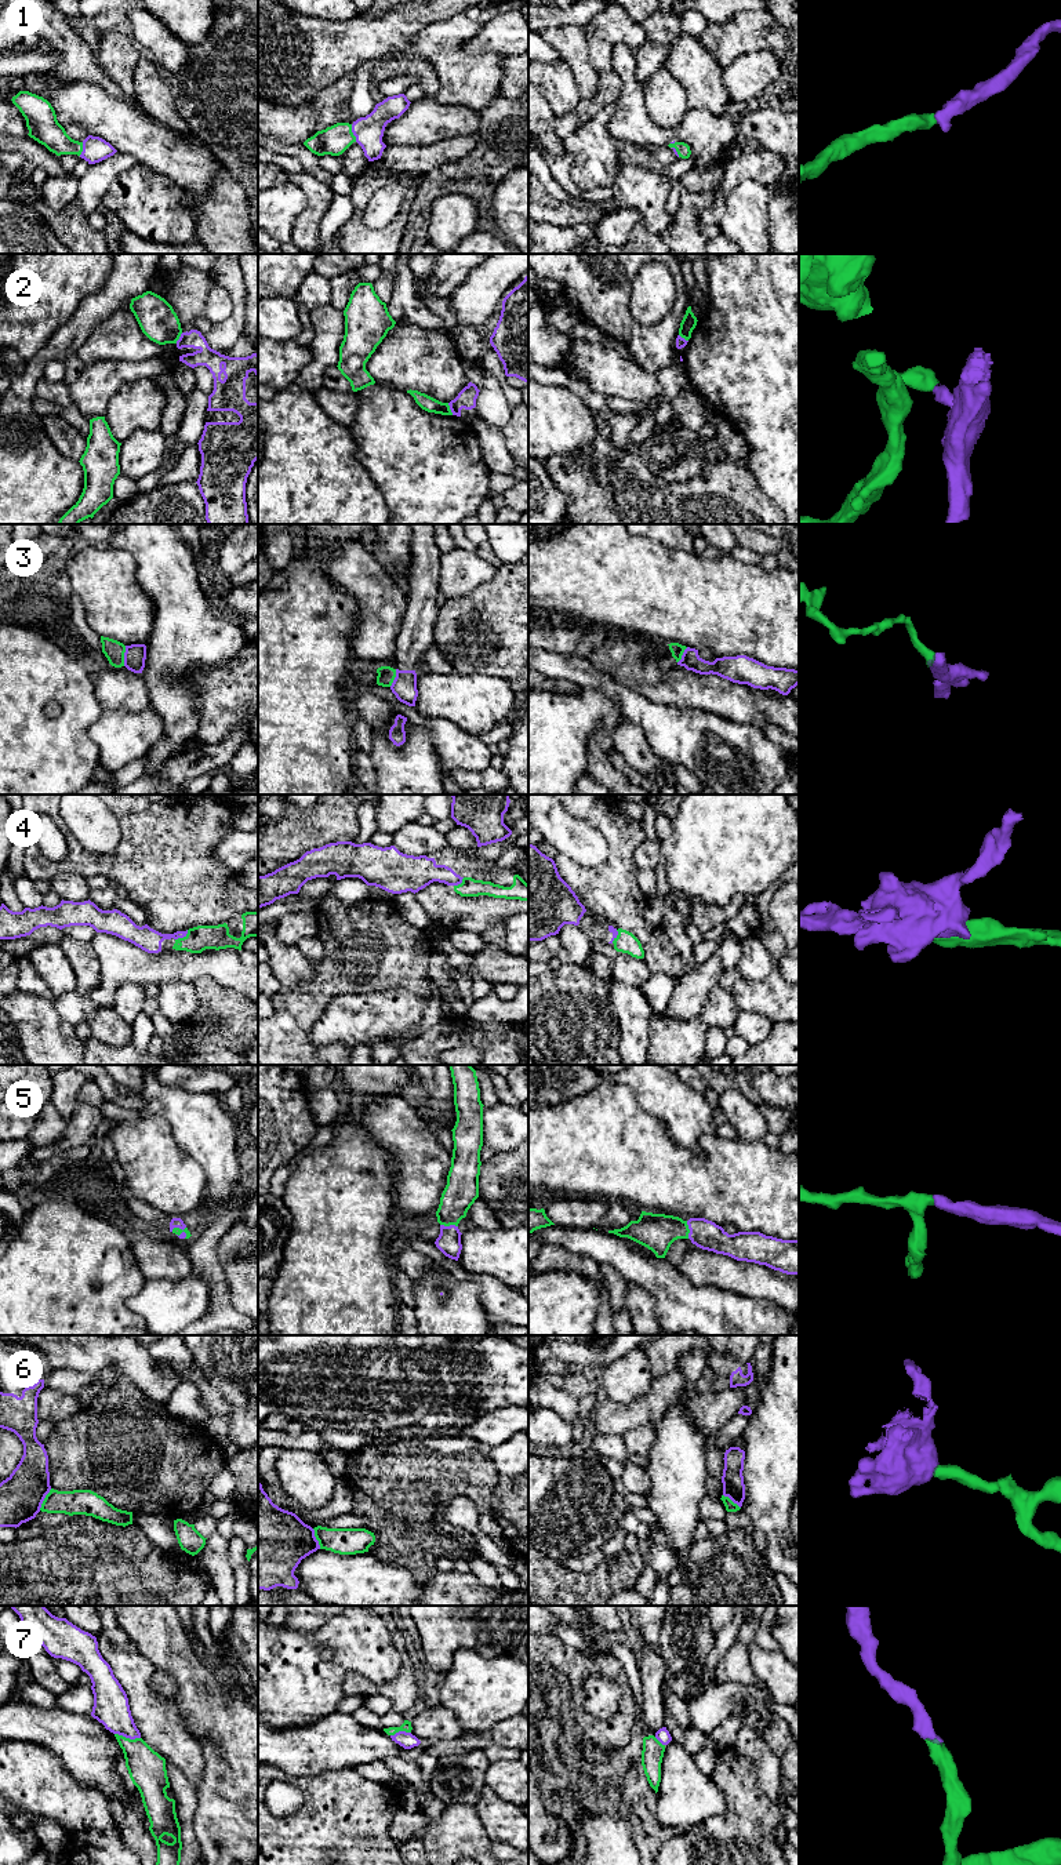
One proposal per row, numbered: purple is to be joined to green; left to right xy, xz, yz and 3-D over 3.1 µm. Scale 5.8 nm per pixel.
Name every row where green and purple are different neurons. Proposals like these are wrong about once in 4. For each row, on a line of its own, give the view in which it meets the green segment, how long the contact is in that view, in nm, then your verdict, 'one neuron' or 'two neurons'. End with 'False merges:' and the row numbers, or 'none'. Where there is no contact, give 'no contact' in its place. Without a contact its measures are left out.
1: contact in xz; length 110 nm; one neuron
2: contact in xz; length 80 nm; two neurons
3: contact in xy; length 120 nm; two neurons
4: contact in xy; length 100 nm; one neuron
5: contact in xz; length 110 nm; one neuron
6: contact in xy; length 150 nm; two neurons
7: contact in xy; length 160 nm; one neuron
False merges: 2, 3, 6

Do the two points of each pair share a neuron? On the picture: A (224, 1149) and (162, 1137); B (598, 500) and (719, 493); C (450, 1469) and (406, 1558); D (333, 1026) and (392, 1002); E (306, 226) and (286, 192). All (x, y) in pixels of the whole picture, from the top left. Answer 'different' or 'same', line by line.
A: different
B: same
C: same
D: same
E: different

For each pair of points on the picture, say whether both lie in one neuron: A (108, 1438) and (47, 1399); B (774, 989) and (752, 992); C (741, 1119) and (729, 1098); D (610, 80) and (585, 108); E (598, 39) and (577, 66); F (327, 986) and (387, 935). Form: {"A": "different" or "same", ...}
{"A": "different", "B": "same", "C": "same", "D": "same", "E": "different", "F": "same"}

